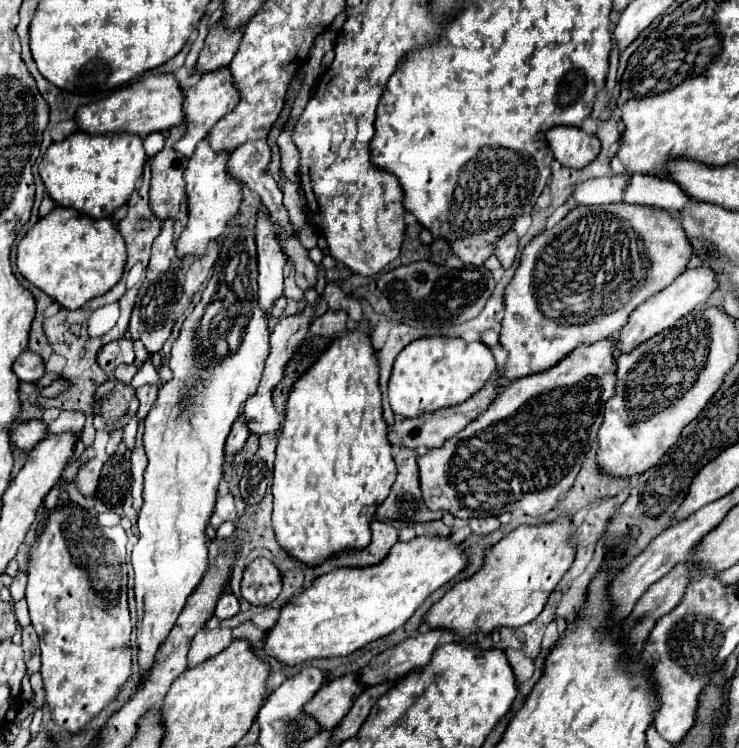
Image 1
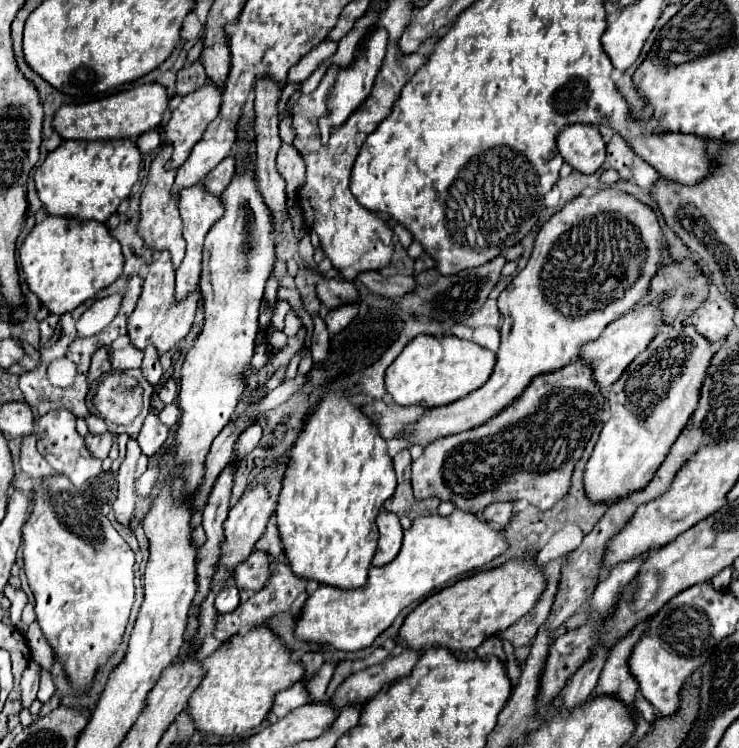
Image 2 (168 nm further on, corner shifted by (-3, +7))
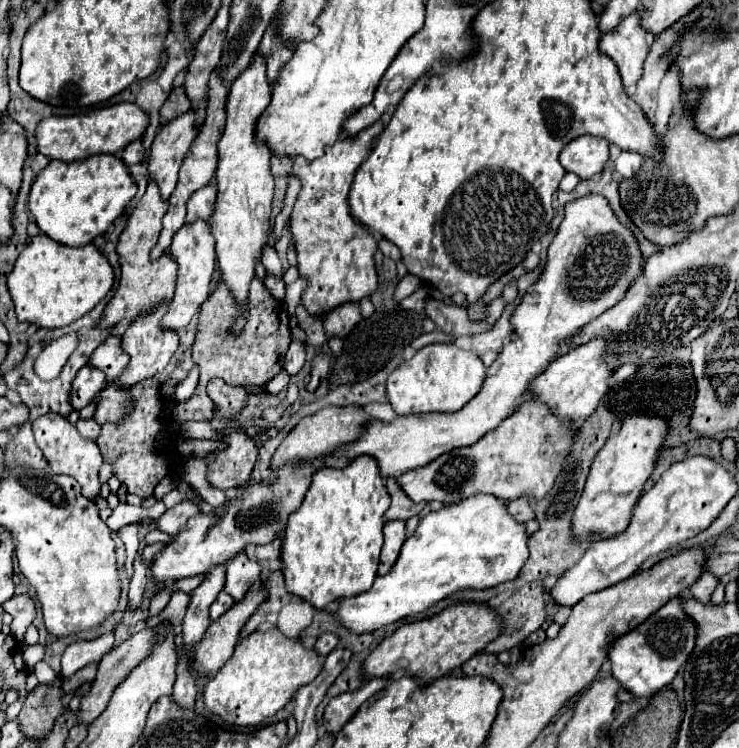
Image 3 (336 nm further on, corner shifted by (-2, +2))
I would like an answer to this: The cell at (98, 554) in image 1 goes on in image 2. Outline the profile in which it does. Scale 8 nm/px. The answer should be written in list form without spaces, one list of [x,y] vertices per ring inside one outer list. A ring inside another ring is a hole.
[[[60,474],[44,478],[42,486],[36,488],[30,518],[22,528],[22,548],[24,572],[36,600],[38,624],[64,664],[72,688],[84,690],[90,686],[96,670],[118,650],[126,630],[130,608],[134,604],[134,552],[102,514],[100,506],[88,500],[66,476]]]

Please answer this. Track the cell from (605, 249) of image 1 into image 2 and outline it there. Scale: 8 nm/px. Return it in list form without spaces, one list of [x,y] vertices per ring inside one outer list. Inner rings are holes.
[[[606,188],[594,196],[580,194],[574,200],[566,202],[566,206],[542,226],[526,268],[518,276],[514,276],[512,286],[508,284],[508,288],[498,298],[498,310],[504,318],[504,324],[500,328],[502,344],[496,352],[496,366],[490,380],[470,396],[456,400],[454,404],[438,406],[424,412],[418,422],[410,424],[410,428],[404,428],[402,440],[406,442],[406,446],[428,446],[438,438],[482,426],[486,420],[490,420],[492,416],[502,412],[502,408],[508,408],[518,396],[522,396],[534,376],[556,372],[562,366],[574,362],[582,344],[598,338],[606,324],[630,312],[638,304],[638,300],[648,294],[650,280],[658,272],[658,266],[670,260],[664,244],[666,240],[662,230],[658,228],[654,210],[618,188]]]

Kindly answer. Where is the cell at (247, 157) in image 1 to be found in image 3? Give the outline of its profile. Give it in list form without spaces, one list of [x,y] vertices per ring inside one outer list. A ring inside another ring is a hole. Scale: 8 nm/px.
[[[211,181],[209,185],[205,185],[201,191],[195,191],[189,201],[187,201],[187,223],[195,221],[195,219],[209,219],[209,215],[213,213],[215,207],[215,195],[217,187],[215,181]]]

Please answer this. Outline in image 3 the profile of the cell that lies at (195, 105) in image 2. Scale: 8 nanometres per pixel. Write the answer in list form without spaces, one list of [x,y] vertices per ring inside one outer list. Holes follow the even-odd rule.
[[[189,109],[175,121],[169,121],[161,127],[159,135],[151,145],[149,157],[149,177],[159,185],[161,195],[169,197],[177,185],[179,169],[189,153],[193,141],[199,135],[199,127],[195,125],[195,111]]]

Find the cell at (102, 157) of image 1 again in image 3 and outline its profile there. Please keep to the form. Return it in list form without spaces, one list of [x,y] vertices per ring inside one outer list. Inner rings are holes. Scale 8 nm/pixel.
[[[93,155],[71,163],[55,159],[33,181],[29,211],[45,235],[69,247],[79,247],[105,233],[135,193],[137,185],[129,175],[127,165],[115,155]]]

